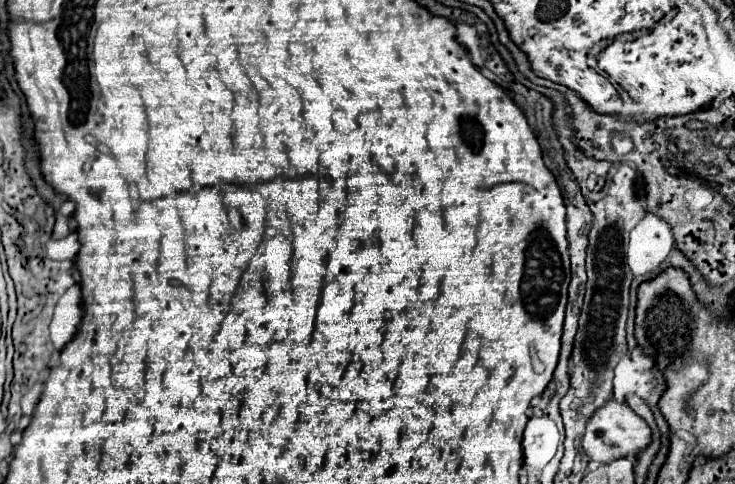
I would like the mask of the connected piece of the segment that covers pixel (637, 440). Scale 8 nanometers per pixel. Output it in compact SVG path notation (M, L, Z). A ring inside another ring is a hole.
M616 400L606 402L600 410L594 412L594 416L588 420L586 434L584 434L584 452L598 464L610 464L610 460L618 460L622 456L638 458L644 448L652 442L652 432L648 424L628 406L628 404L616 404Z

